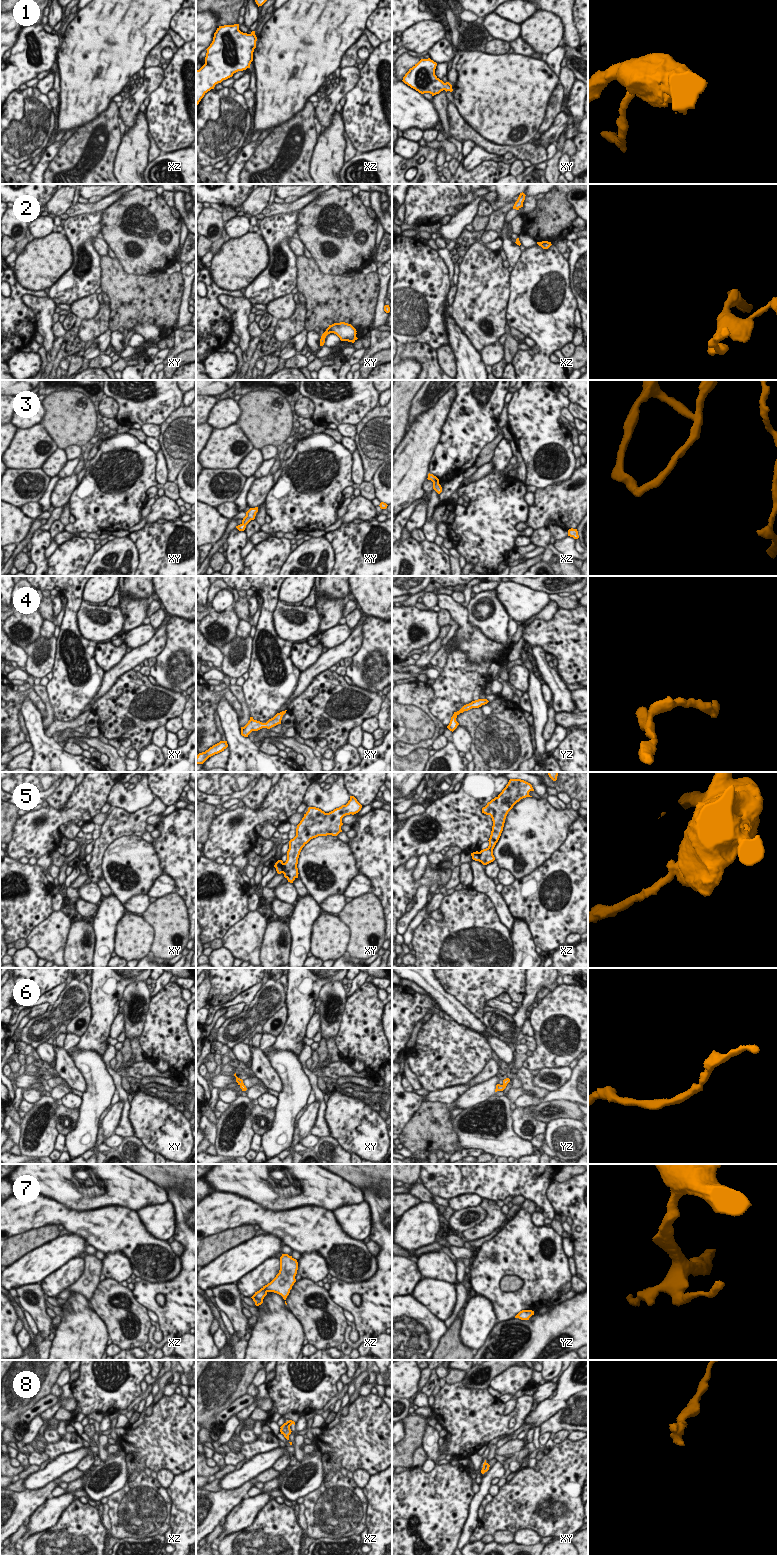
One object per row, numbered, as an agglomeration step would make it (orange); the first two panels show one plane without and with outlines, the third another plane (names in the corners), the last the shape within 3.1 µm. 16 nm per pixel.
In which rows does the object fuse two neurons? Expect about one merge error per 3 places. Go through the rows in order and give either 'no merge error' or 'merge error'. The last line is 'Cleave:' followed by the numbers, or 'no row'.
1: no merge error
2: no merge error
3: no merge error
4: no merge error
5: merge error
6: no merge error
7: no merge error
8: merge error
Cleave: 5, 8

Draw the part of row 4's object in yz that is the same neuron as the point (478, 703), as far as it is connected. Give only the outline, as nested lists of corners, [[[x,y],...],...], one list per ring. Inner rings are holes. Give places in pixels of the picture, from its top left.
[[[478,699],[478,700],[475,700],[475,701],[472,701],[471,703],[469,704],[466,704],[464,705],[459,711],[457,712],[454,712],[453,716],[451,717],[451,720],[450,720],[450,723],[449,725],[447,726],[447,728],[450,730],[450,731],[454,731],[457,726],[459,725],[459,723],[456,721],[456,718],[457,716],[460,714],[460,713],[463,713],[464,711],[468,711],[472,708],[479,708],[481,707],[482,705],[485,705],[487,704],[489,701],[487,699]]]

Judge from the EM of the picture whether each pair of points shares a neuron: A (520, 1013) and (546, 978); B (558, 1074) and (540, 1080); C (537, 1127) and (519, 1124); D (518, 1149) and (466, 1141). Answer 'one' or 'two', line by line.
A: one
B: one
C: one
D: one

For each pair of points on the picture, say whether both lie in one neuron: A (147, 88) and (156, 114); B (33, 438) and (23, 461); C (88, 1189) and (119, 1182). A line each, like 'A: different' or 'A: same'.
A: different
B: same
C: same

